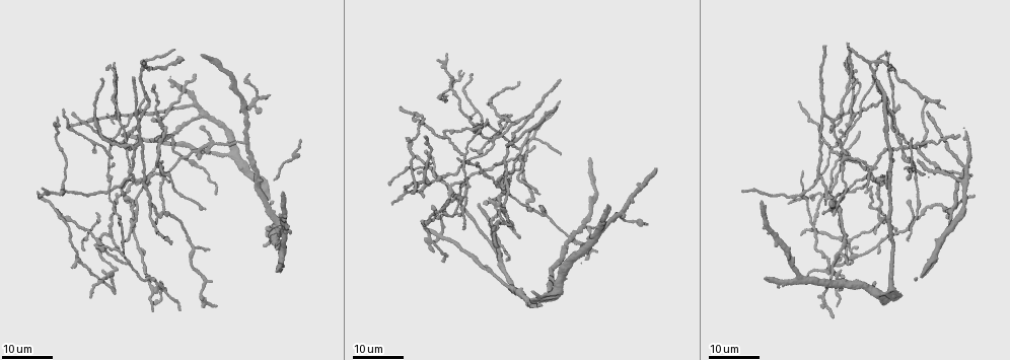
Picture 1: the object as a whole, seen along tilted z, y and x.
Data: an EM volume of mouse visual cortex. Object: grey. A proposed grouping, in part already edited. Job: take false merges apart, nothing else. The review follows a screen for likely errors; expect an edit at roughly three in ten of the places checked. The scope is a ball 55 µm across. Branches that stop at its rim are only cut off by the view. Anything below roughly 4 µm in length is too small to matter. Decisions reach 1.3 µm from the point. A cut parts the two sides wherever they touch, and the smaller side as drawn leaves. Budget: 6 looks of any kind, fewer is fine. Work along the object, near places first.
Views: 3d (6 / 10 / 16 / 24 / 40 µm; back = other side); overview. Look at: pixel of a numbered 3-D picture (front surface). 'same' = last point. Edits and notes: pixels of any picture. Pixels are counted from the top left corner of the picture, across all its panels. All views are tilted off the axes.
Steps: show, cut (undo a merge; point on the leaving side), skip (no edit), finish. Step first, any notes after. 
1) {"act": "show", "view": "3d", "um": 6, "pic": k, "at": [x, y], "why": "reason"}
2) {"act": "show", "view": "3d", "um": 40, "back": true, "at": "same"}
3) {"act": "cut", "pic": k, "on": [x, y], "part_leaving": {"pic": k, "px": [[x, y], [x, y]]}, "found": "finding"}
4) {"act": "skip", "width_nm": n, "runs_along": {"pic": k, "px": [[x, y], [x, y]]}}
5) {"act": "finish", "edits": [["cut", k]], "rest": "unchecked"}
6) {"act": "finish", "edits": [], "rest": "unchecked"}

{"act": "show", "view": "3d", "um": 24, "pic": 1, "at": [108, 190], "why": "looks like a crossing"}

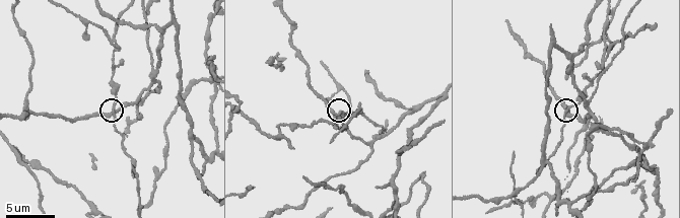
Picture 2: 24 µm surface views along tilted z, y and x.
{"act": "show", "view": "3d", "um": 10, "pic": 2, "at": [568, 108]}

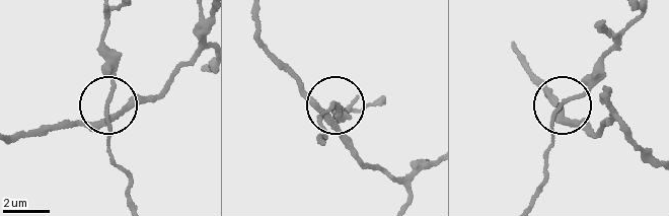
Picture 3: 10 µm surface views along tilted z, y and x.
{"act": "skip", "runs_along": {"pic": 3, "px": [[406, 195], [362, 160], [335, 103], [284, 73]]}, "found": "one neuron here"}

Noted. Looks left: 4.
{"act": "show", "view": "3d", "um": 10, "pic": 2, "at": [588, 103], "why": "three-way junction"}

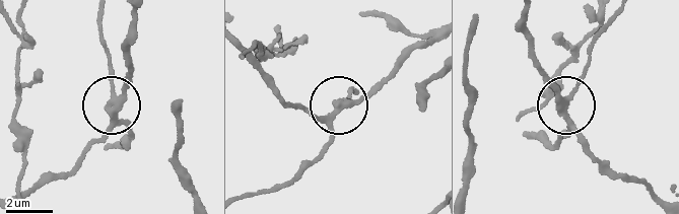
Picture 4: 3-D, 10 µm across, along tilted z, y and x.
{"act": "cut", "pic": 4, "on": [109, 58], "arms": 3, "found": "a second neuron is stuck on"}

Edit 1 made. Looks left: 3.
{"act": "show", "view": "overview", "why": "redraw"}

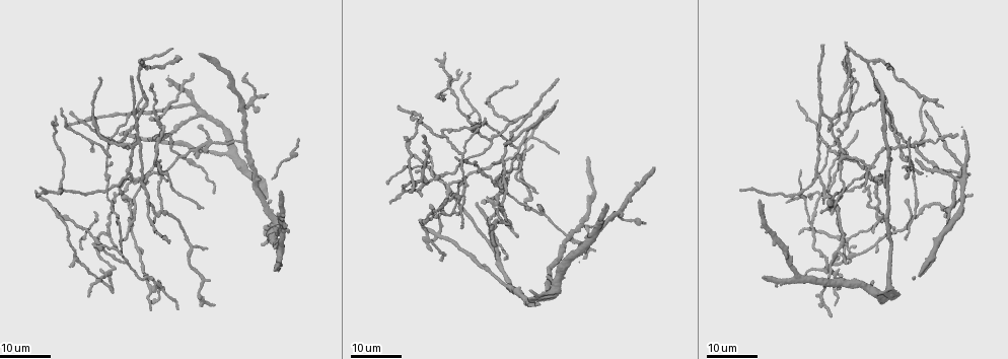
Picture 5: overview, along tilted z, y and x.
{"act": "show", "view": "3d", "um": 24, "pic": 5, "at": [447, 185], "why": "a fork"}

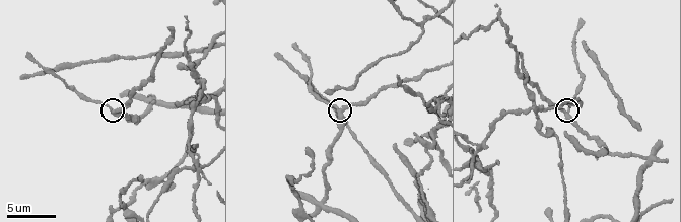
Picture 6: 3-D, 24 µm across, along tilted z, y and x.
{"act": "show", "view": "3d", "um": 10, "pic": 6, "at": [566, 109]}

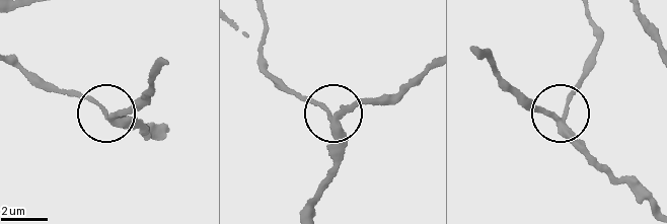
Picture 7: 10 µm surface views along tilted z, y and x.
{"act": "skip", "side_arm_um": 12, "runs_along": {"pic": 7, "px": [[160, 70], [147, 91], [110, 113], [61, 93], [47, 81]]}, "found": "all the same neuron"}

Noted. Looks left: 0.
{"act": "finish", "edits": [["cut", 4]], "rest": "unchecked"}

